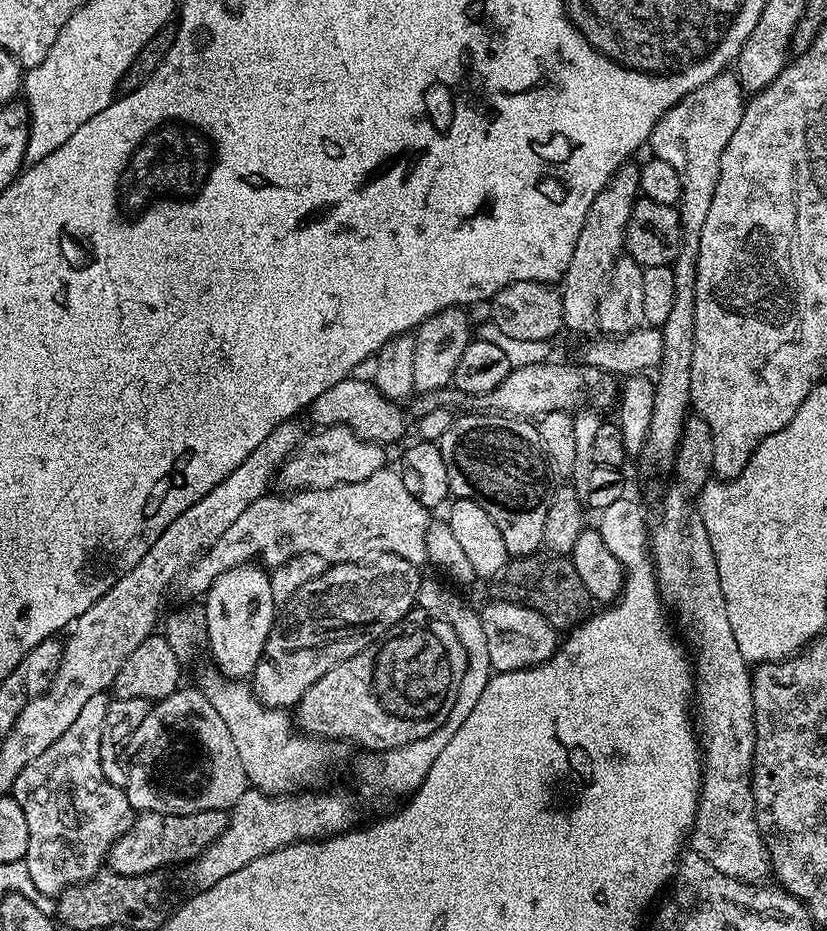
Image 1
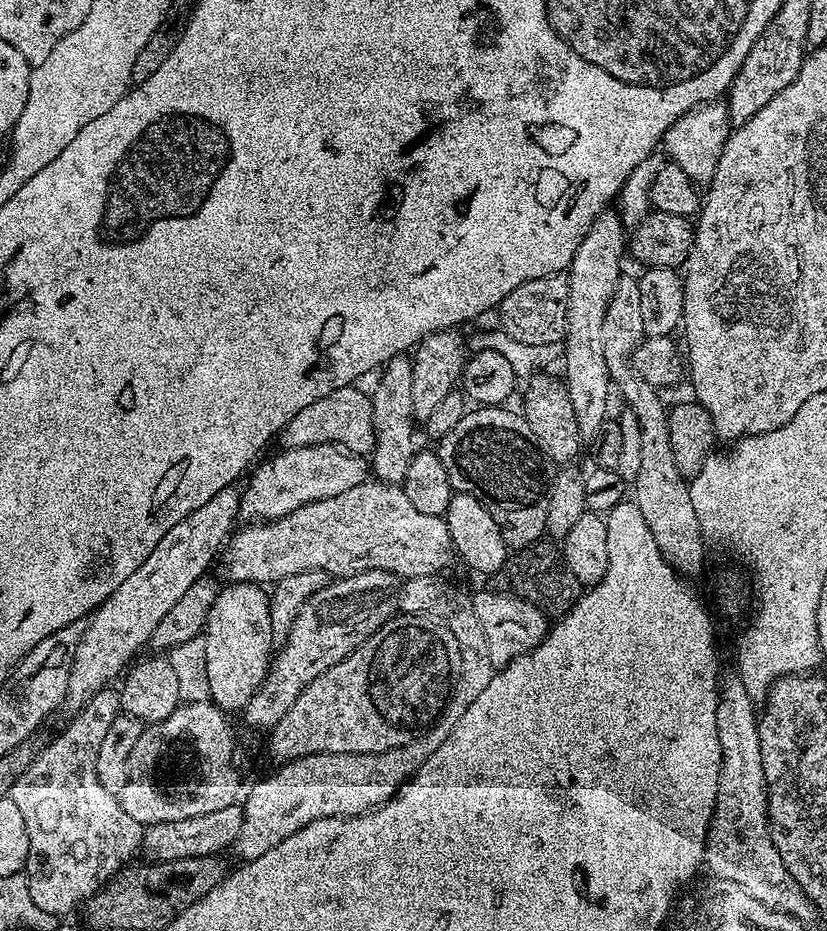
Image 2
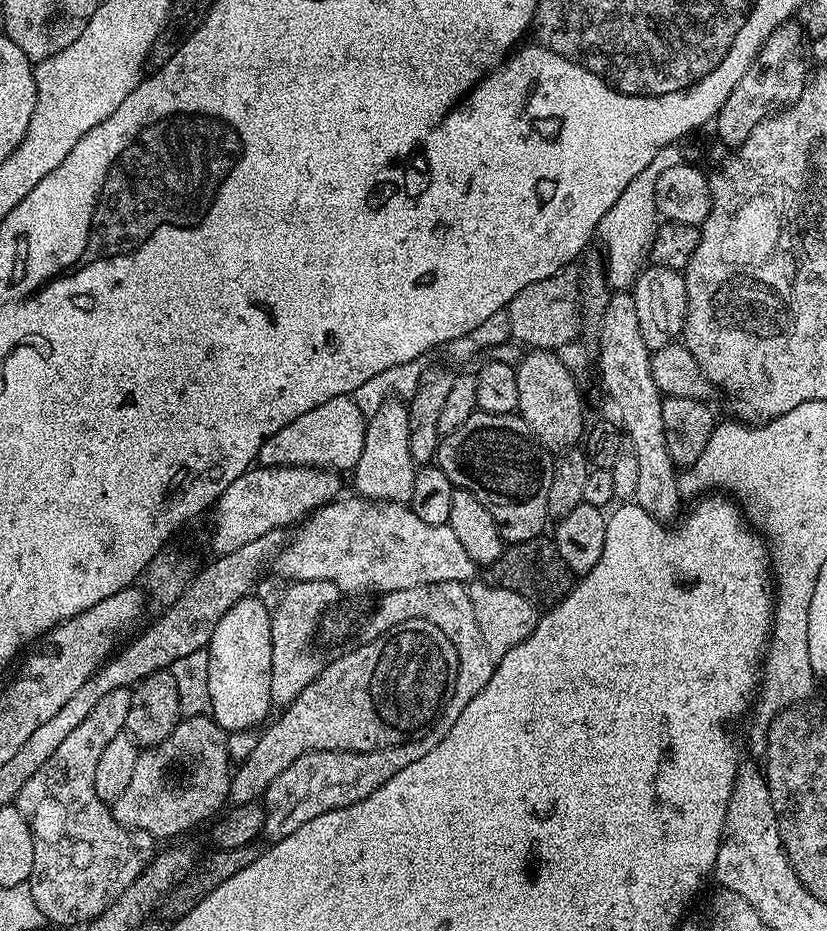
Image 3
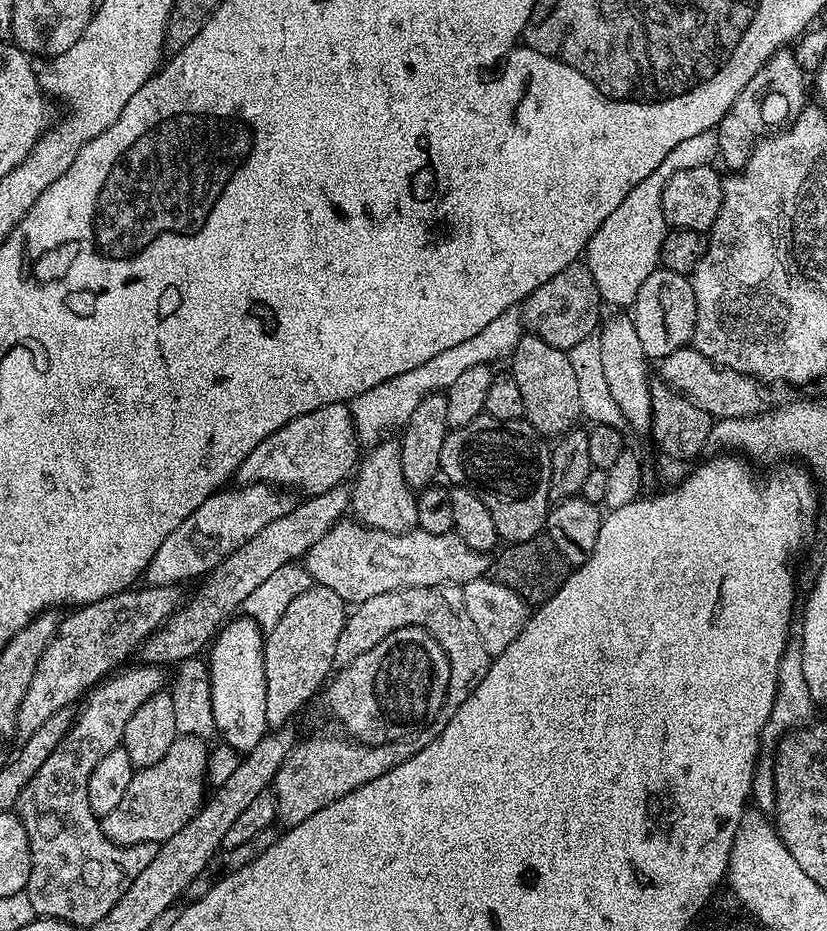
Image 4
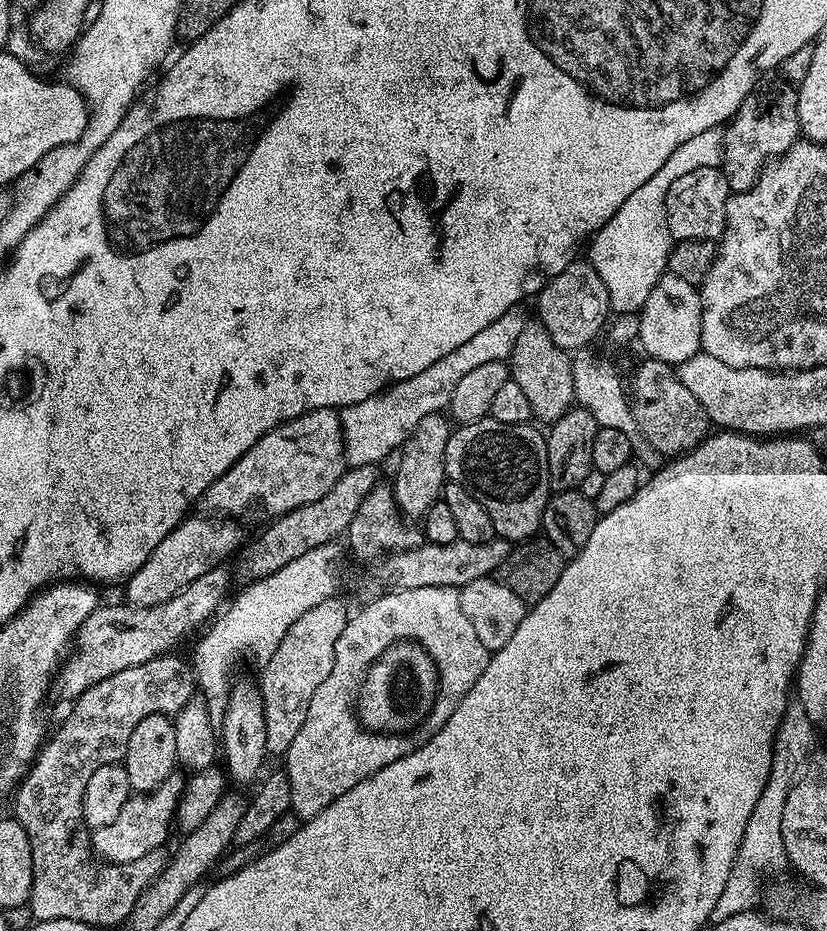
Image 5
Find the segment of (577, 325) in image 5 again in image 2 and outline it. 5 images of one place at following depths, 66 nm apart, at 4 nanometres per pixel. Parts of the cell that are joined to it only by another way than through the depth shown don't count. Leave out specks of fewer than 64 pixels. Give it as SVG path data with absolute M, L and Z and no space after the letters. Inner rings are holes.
M555 272L530 282L522 282L498 306L500 328L516 342L527 345L545 345L563 341L567 334L567 303L570 297L568 277L564 272Z

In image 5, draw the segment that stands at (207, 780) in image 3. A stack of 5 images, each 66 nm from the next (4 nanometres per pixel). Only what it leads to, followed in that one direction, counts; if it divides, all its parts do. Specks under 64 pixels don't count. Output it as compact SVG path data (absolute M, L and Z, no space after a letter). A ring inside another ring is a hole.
M173 774L168 776L166 782L162 782L153 792L129 796L126 806L122 806L118 818L114 818L110 826L91 829L90 843L93 853L108 864L129 864L160 850L160 847L168 840L168 827L170 829L173 827L176 804L182 796L185 783L184 776Z

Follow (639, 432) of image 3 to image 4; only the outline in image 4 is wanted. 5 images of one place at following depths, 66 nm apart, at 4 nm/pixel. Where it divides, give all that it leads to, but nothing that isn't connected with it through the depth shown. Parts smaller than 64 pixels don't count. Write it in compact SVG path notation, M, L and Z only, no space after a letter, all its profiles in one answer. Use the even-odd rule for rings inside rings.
M616 314L616 317L603 323L599 331L601 338L601 357L603 373L610 386L611 397L618 402L622 415L629 429L636 432L651 433L652 430L652 389L648 380L650 361L642 350L642 342L634 328L631 315Z

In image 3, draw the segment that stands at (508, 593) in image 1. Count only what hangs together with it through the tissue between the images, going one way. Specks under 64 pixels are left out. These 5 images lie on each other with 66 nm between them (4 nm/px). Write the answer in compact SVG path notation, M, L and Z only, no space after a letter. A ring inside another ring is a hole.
M541 534L533 540L508 544L504 553L483 569L483 583L514 590L537 606L557 604L571 590L574 574L568 569L566 562L562 562L562 554L558 554L555 539L548 537L547 540L546 537L547 535Z

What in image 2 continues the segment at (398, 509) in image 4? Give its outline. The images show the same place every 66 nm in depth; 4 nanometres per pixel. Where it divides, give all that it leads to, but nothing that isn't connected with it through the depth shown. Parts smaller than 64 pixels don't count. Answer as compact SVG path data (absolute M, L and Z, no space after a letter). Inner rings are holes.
M401 354L390 358L379 373L380 381L376 389L371 389L370 399L374 426L376 427L376 445L370 453L370 472L377 480L385 484L403 485L406 474L410 470L410 462L414 445L412 445L412 424L414 425L414 398L410 395L412 377L412 361Z

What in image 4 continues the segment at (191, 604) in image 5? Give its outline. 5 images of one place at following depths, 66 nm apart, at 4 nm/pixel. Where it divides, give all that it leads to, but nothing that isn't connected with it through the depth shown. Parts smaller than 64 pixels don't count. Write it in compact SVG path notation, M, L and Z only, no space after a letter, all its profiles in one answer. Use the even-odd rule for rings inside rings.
M140 587L77 607L69 611L72 613L65 620L63 617L59 621L52 640L38 662L38 670L26 690L26 698L22 698L20 703L16 715L17 737L27 738L34 734L58 710L73 707L80 695L83 697L91 693L97 684L123 665L120 663L131 652L133 655L149 636L163 627L168 617L182 603L179 587Z

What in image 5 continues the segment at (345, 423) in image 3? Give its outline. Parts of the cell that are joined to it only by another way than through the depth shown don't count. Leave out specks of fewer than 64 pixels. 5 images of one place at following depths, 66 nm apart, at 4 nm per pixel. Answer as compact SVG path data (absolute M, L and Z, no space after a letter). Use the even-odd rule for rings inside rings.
M315 408L258 438L222 478L205 490L202 504L209 508L205 508L209 513L224 518L239 517L239 512L248 512L257 504L262 511L269 512L269 517L275 518L322 498L342 478L344 471L344 431L339 411Z

